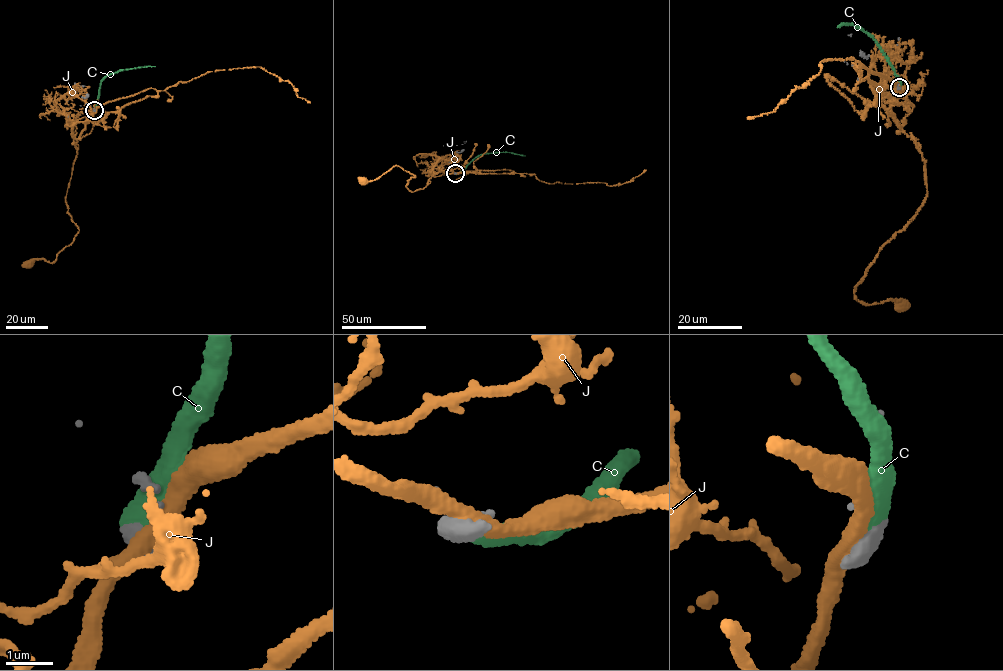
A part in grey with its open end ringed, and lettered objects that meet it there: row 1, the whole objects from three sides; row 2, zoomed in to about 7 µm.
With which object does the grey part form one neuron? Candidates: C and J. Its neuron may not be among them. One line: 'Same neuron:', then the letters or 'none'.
Same neuron: C

